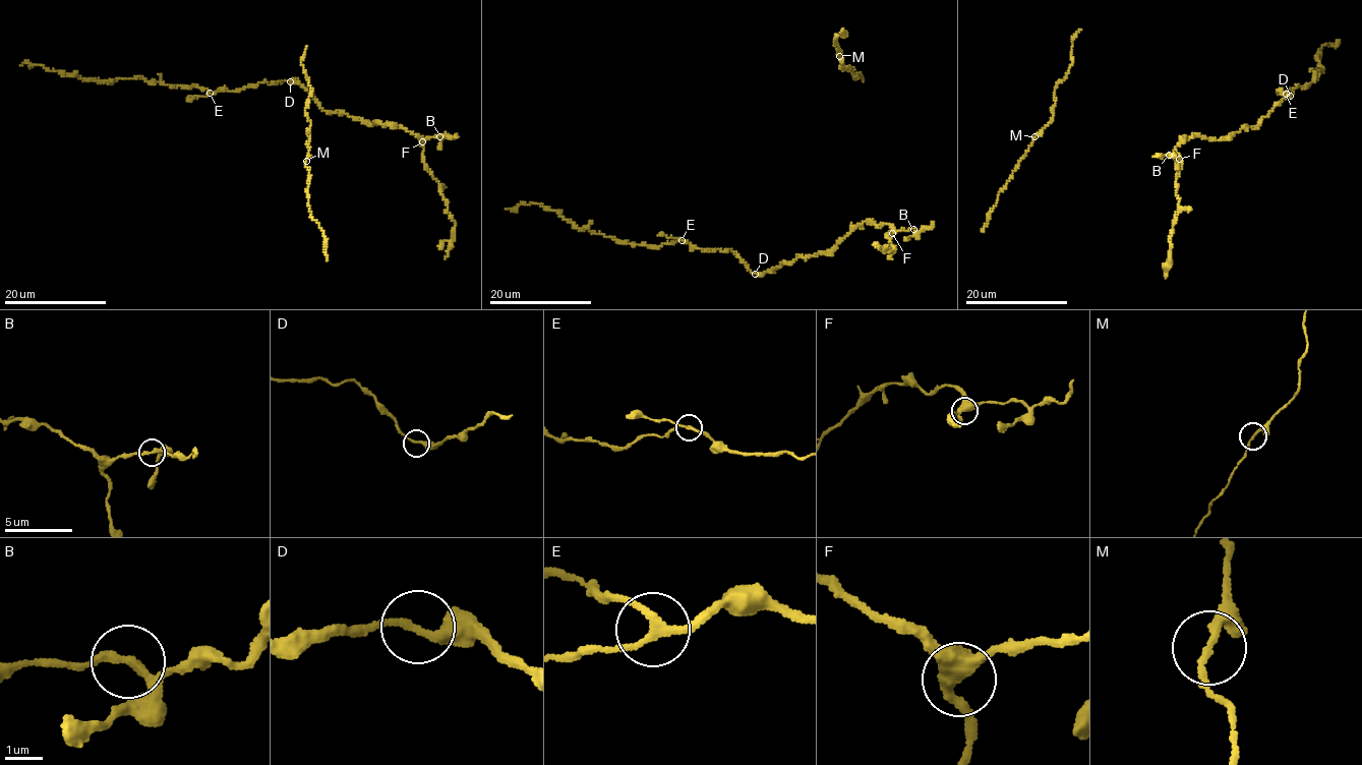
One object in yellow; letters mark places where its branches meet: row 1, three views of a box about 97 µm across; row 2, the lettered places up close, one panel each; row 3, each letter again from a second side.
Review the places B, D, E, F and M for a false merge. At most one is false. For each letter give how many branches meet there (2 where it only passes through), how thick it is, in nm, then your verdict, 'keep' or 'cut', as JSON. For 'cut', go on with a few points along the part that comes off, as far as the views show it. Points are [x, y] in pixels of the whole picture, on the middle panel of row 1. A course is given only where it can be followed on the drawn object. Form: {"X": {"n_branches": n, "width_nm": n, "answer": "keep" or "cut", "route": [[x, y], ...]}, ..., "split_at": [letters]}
{"B": {"n_branches": 3, "width_nm": 200, "answer": "keep"}, "D": {"n_branches": 2, "width_nm": 240, "answer": "keep"}, "E": {"n_branches": 3, "width_nm": 190, "answer": "keep"}, "F": {"n_branches": 3, "width_nm": 400, "answer": "keep"}, "M": {"n_branches": 2, "width_nm": 190, "answer": "keep"}, "split_at": []}

